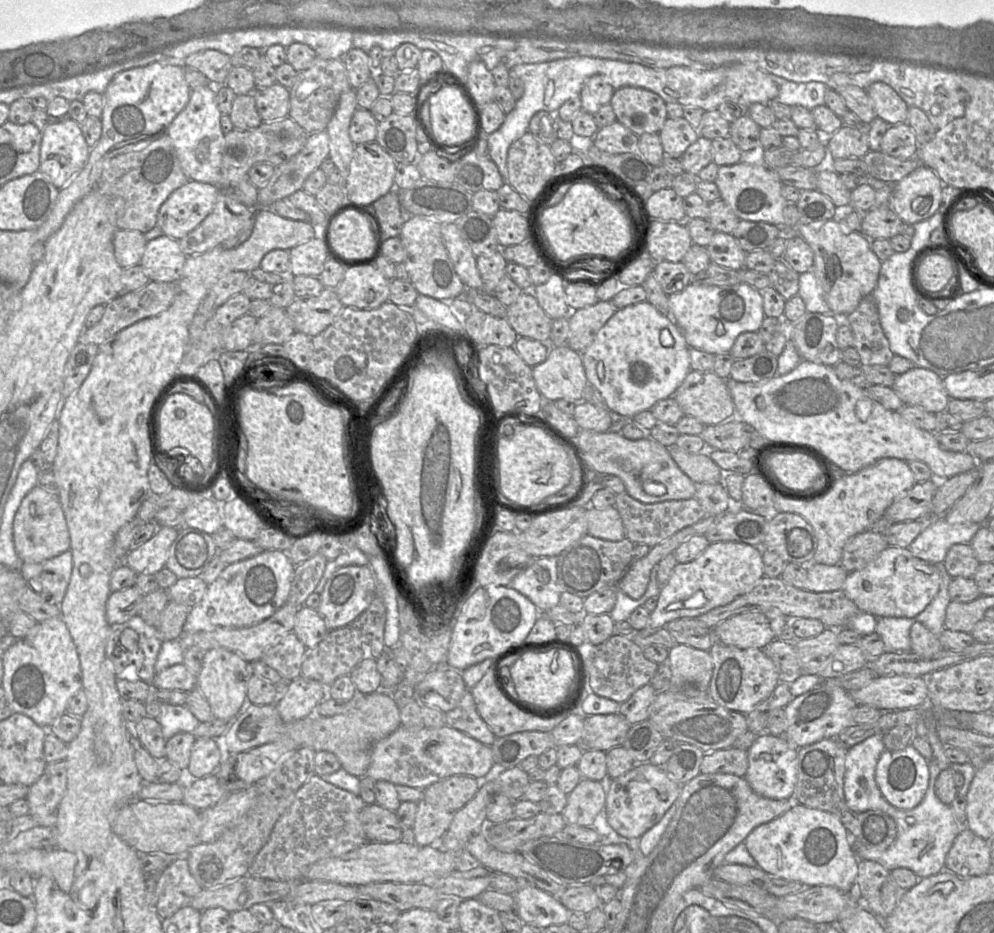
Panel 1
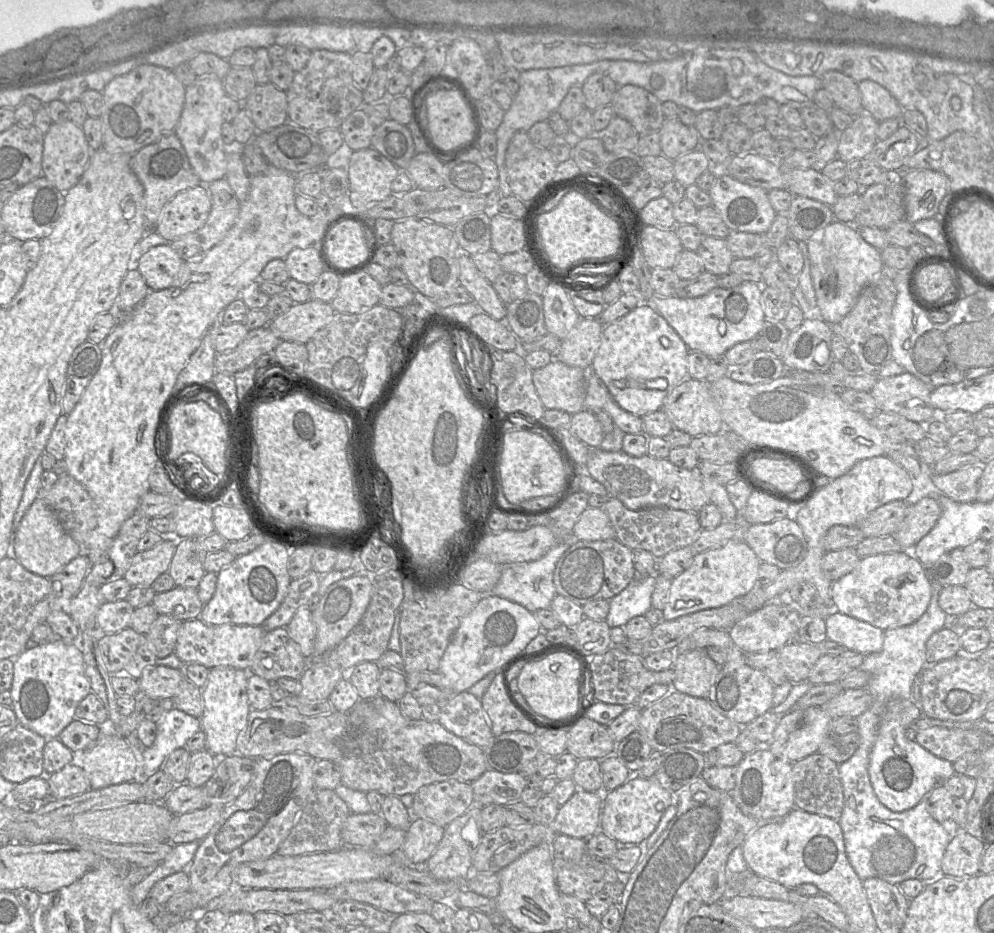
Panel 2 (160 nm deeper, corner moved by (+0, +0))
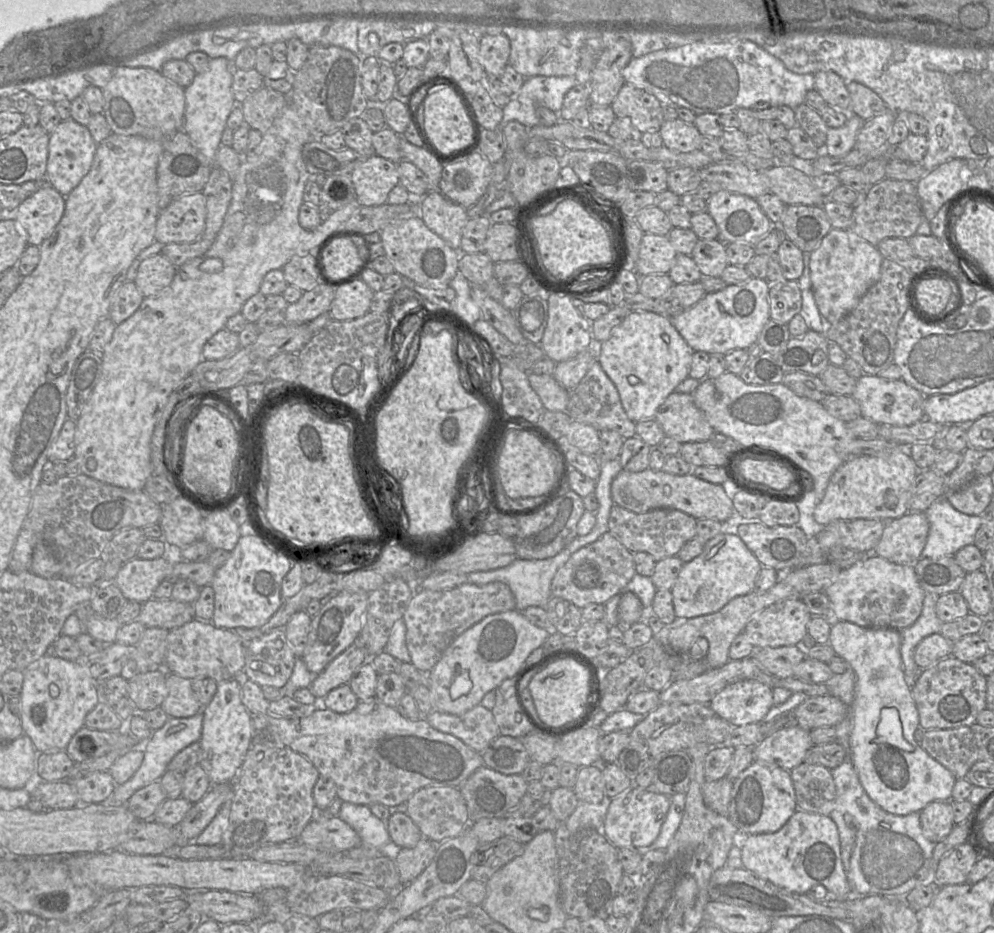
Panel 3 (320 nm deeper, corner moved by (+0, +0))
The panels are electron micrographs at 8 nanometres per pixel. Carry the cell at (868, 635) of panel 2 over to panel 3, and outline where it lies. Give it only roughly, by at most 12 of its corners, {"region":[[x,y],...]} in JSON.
{"region":[[839,621],[855,672],[849,754],[895,815],[950,801],[954,775],[914,739],[901,630]]}

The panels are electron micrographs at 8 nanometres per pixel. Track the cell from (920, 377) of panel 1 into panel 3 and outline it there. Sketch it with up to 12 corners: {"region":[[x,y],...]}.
{"region":[[863,374],[852,397],[878,425],[925,418],[925,396],[904,380]]}

